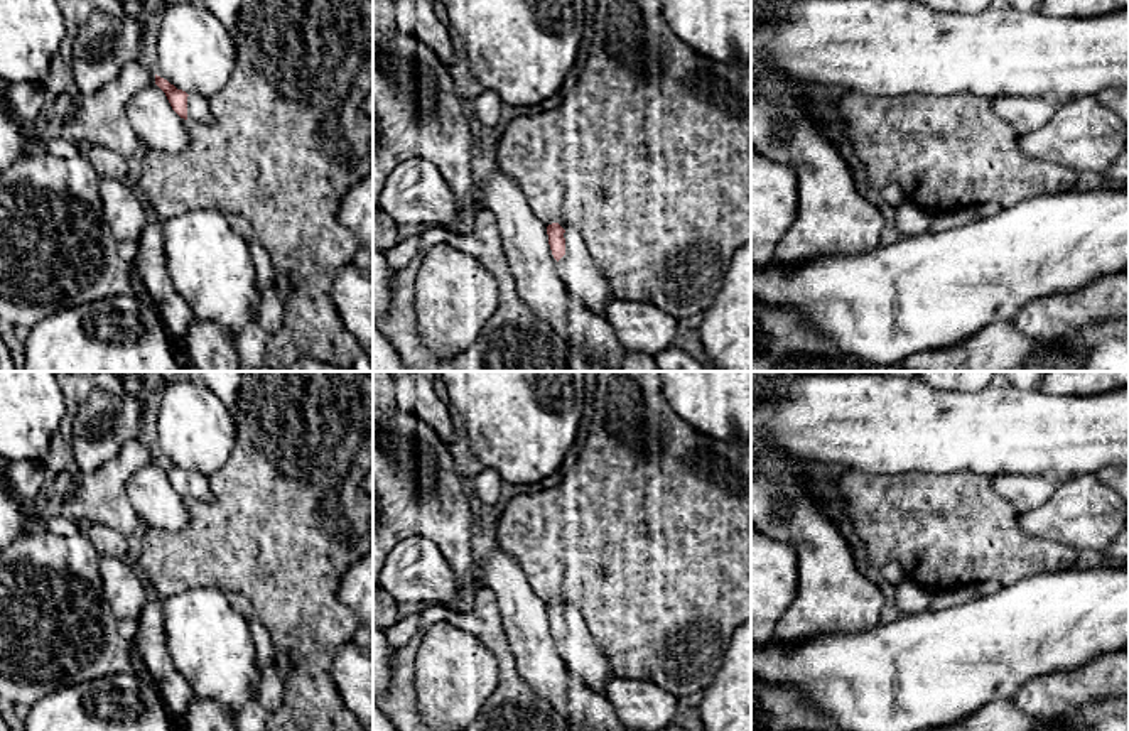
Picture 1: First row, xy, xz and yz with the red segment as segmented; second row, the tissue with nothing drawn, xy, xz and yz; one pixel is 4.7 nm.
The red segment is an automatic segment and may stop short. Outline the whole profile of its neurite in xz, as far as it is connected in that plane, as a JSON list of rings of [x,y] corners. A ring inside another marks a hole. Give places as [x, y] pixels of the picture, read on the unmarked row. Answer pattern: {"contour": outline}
{"contour": [[[559,601],[548,603],[547,613],[565,667],[592,690],[604,694],[613,677],[611,662],[587,628],[584,616],[575,608],[564,608]]]}

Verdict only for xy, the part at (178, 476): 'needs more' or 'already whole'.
needs more

